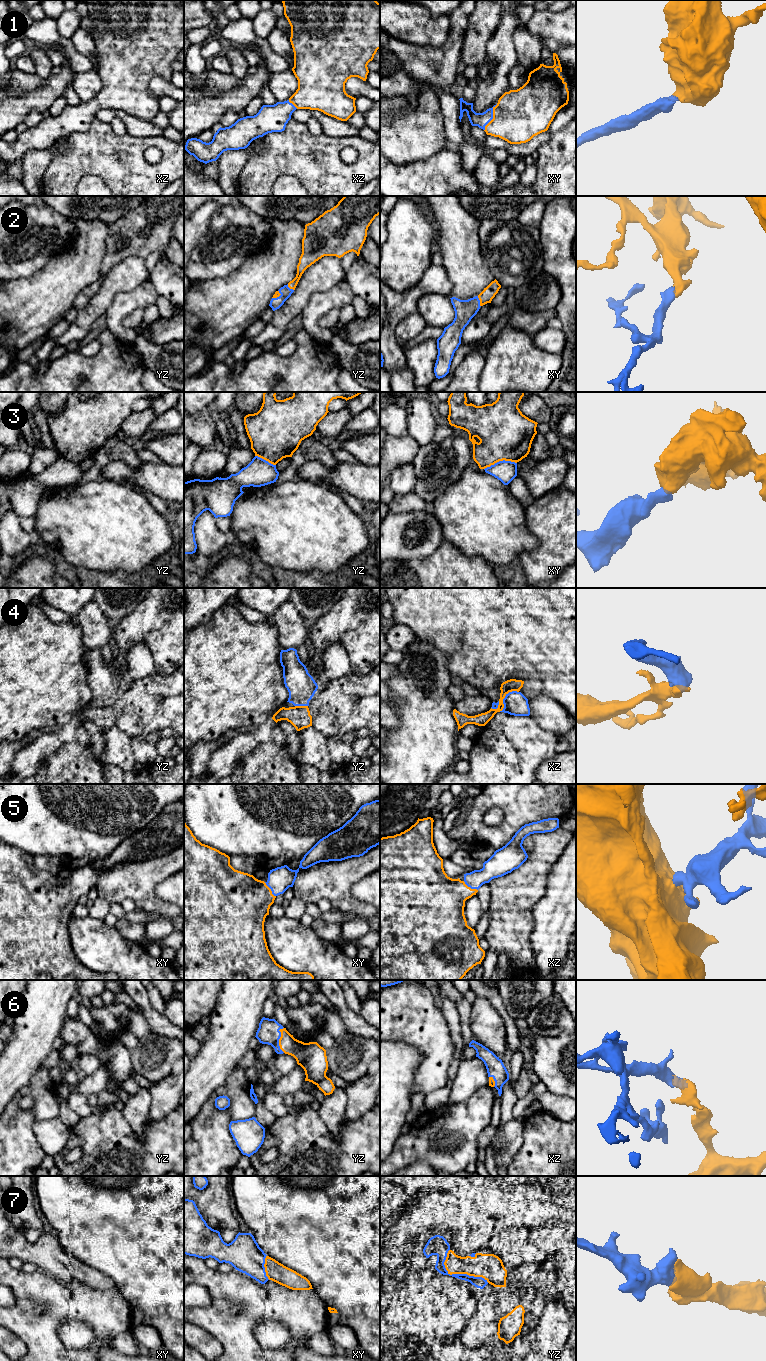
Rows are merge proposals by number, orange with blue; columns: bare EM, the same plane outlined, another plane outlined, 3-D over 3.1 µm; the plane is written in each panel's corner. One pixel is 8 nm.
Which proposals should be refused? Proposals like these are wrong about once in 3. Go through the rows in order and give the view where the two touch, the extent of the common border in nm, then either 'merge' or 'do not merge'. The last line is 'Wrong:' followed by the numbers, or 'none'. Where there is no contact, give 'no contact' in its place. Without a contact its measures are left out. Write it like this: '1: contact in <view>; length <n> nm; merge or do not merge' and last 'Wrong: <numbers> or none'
1: contact in xy; length 240 nm; merge
2: contact in xy; length 90 nm; merge
3: contact in xy; length 280 nm; do not merge
4: contact in xz; length 220 nm; do not merge
5: contact in xy; length 150 nm; merge
6: contact in yz; length 200 nm; merge
7: contact in yz; length 420 nm; merge
Wrong: 3, 4

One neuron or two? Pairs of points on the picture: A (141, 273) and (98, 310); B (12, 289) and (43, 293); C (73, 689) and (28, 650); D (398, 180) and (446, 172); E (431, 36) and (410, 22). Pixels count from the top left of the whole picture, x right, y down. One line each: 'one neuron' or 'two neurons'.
A: one neuron
B: one neuron
C: one neuron
D: one neuron
E: one neuron

